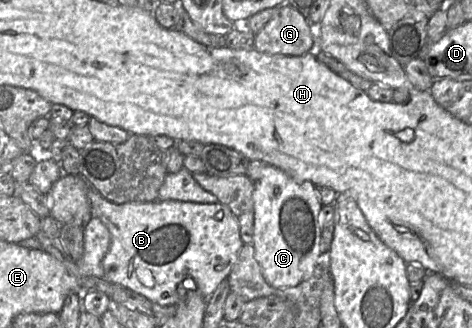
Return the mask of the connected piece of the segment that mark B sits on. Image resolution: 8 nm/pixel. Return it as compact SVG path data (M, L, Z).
M93 188L89 189L88 199L92 217L99 218L111 235L109 250L102 261L104 278L160 306L178 303L178 287L183 281L185 289L197 289L208 299L221 282L227 280L244 246L237 218L221 203L115 204Z

